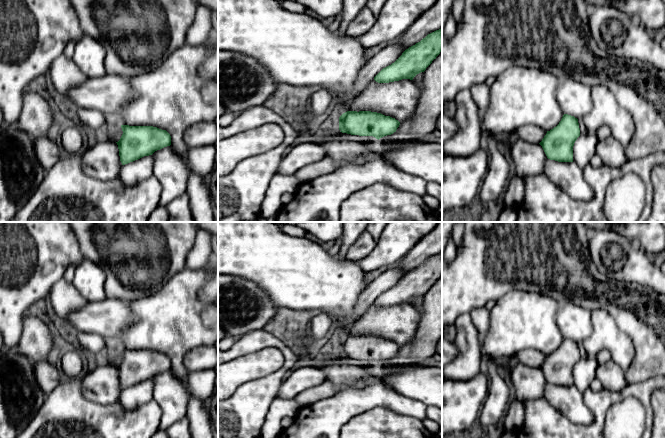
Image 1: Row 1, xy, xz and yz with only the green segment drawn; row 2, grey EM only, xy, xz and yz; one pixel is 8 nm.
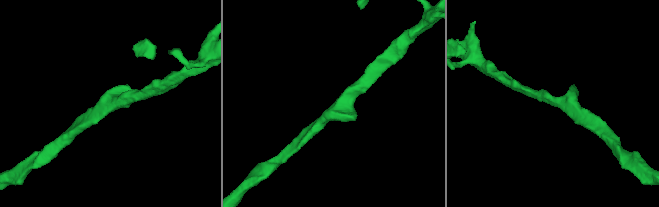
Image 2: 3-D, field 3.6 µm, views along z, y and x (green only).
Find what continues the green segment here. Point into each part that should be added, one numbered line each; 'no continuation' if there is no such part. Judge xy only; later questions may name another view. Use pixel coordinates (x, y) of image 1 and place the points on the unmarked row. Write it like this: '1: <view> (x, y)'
no continuation

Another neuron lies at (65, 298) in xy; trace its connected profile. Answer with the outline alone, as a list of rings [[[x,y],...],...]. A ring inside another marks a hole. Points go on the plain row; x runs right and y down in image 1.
[[[64,278],[52,285],[49,297],[54,311],[63,320],[73,311],[83,308],[88,303],[75,286]]]

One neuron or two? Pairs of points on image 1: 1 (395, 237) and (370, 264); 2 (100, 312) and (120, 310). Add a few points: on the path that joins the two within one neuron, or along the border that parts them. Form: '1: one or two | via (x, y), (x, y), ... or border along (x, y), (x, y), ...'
1: one | via (390, 244), (377, 257)
2: one | via (105, 312), (115, 312)

